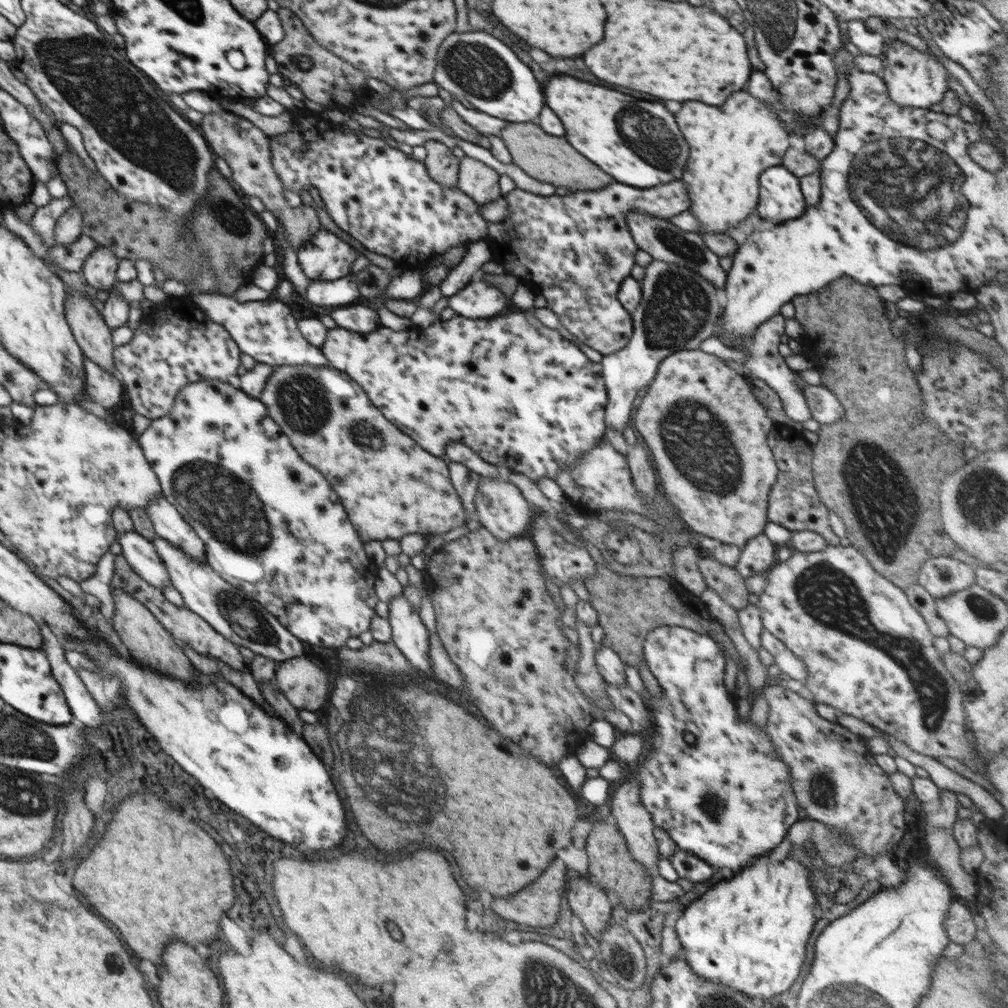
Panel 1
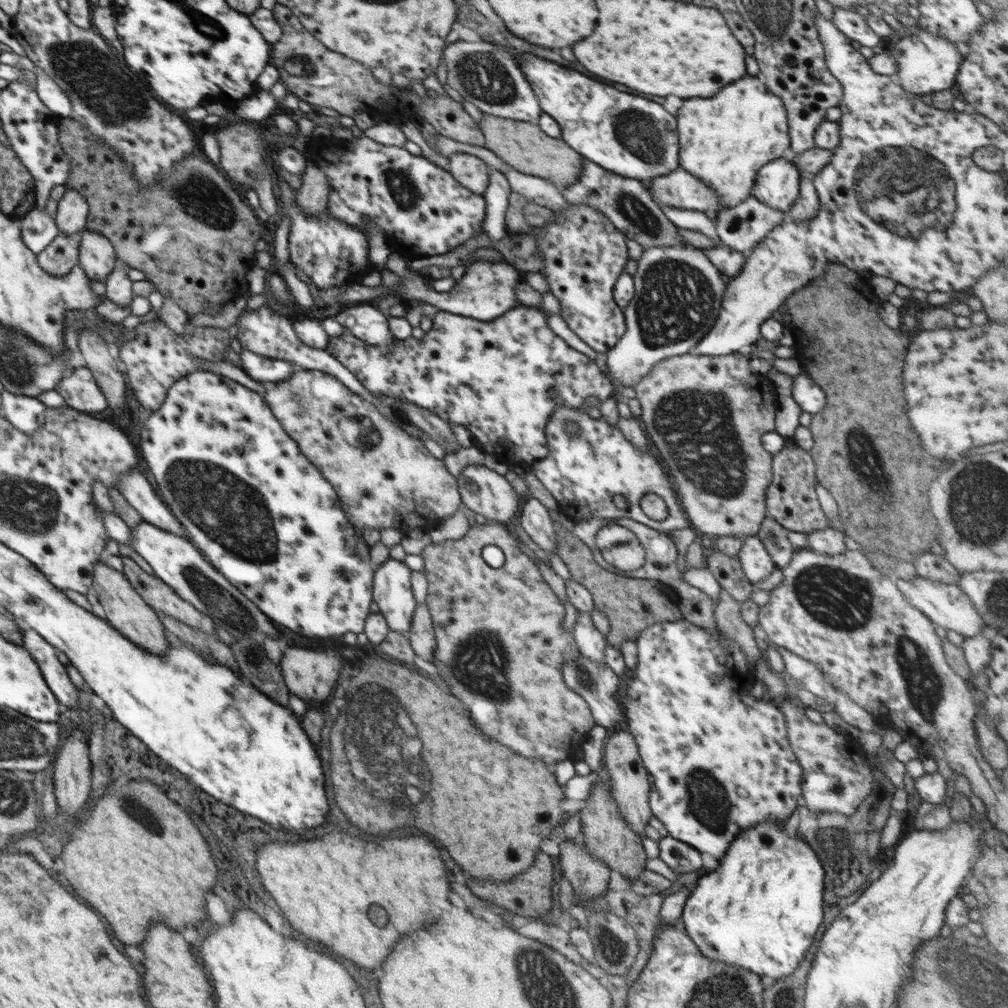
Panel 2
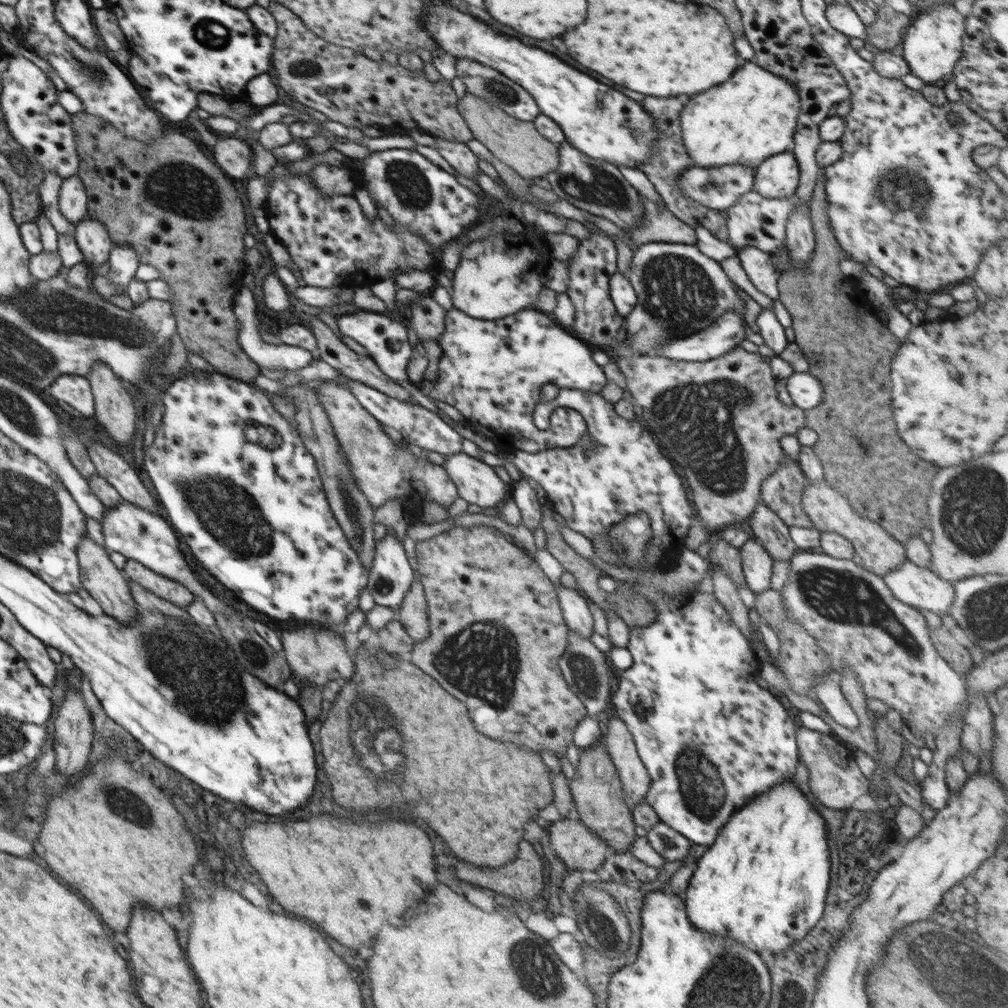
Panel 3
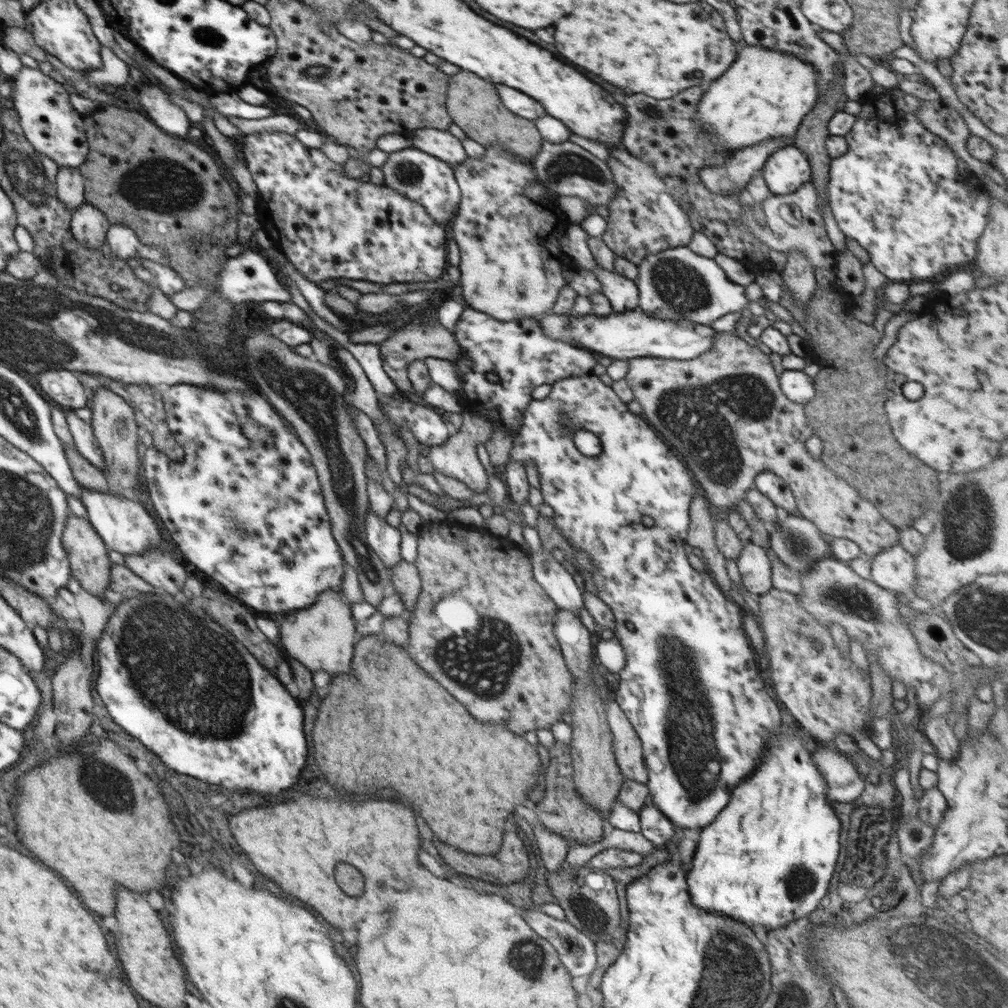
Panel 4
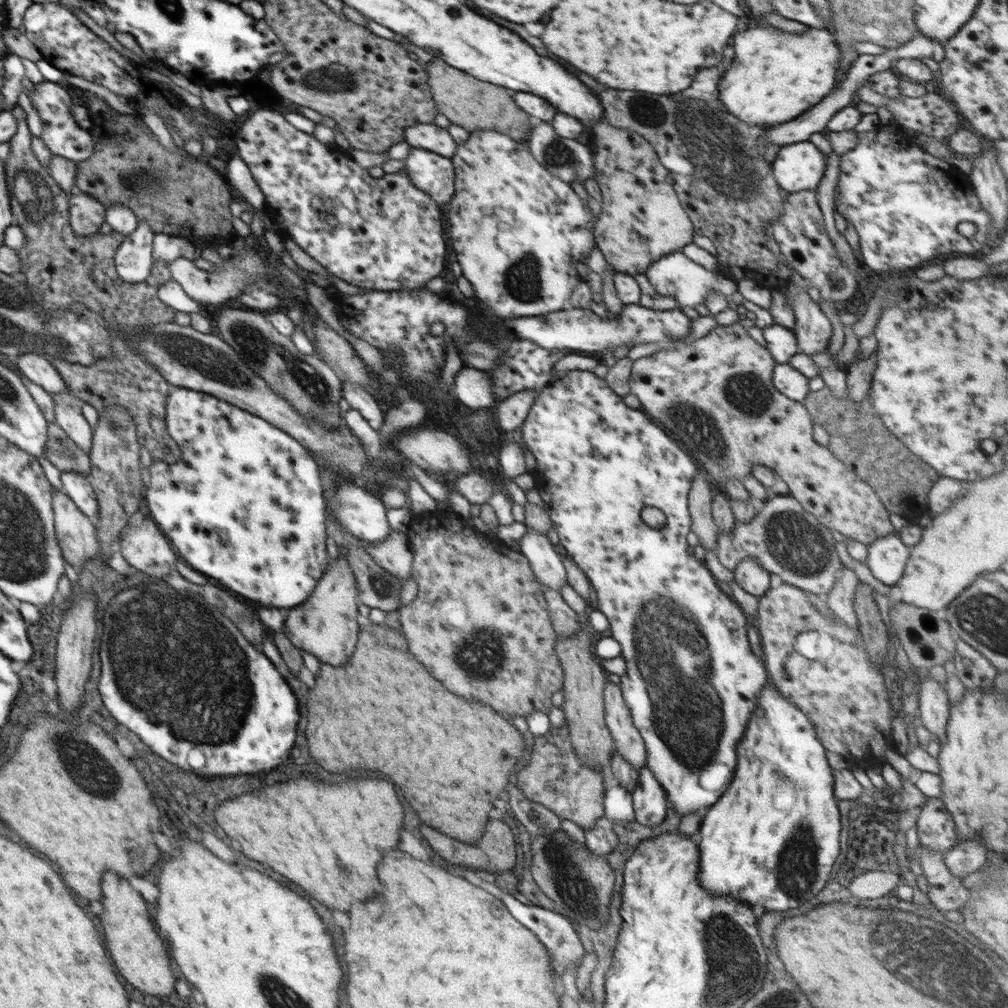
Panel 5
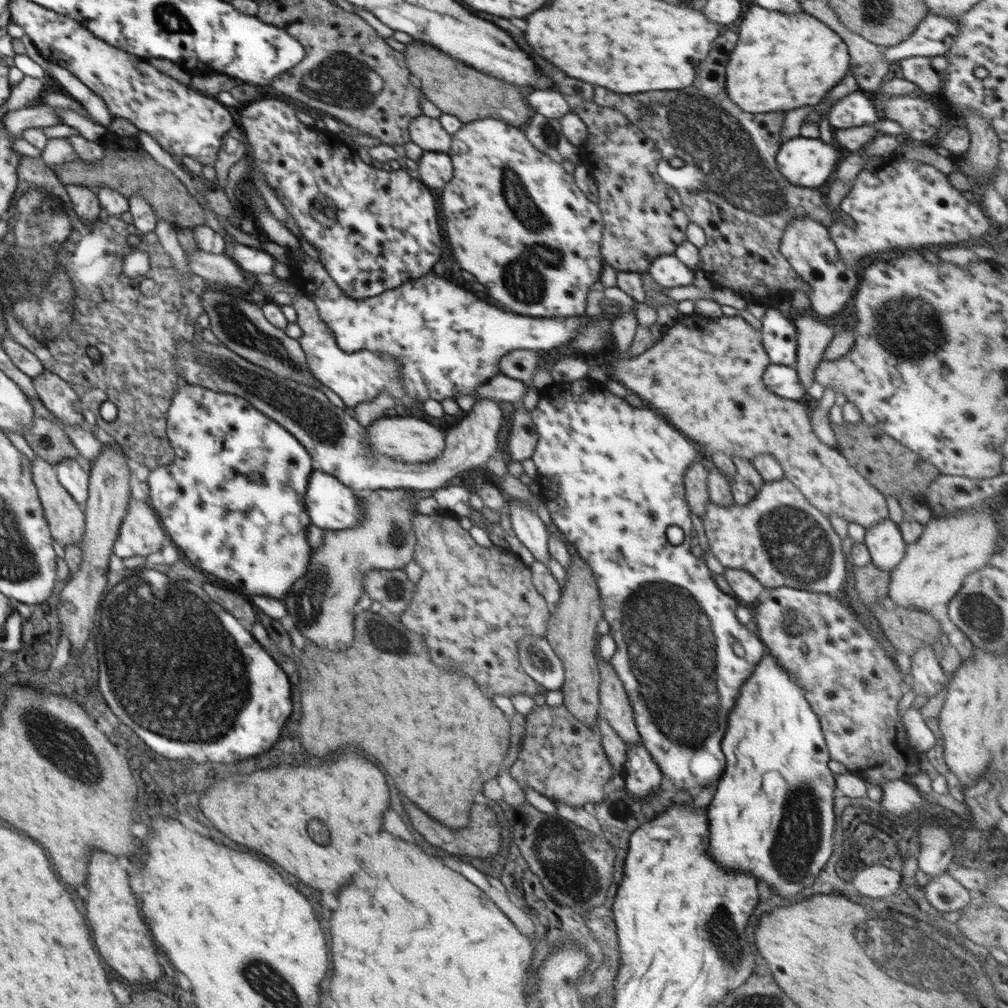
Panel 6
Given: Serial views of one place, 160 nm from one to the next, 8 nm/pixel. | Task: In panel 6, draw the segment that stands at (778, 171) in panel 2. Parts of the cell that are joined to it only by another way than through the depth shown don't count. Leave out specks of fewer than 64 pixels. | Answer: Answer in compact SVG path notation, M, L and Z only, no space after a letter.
M794 137L782 142L775 156L778 170L792 184L804 189L816 189L817 186L828 183L834 176L838 164L844 159L846 152L832 144L826 144L819 138Z

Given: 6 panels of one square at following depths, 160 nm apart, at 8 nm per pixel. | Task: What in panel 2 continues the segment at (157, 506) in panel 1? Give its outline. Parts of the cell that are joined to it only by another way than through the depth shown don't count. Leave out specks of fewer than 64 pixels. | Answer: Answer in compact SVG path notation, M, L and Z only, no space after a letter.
M129 470L119 476L118 490L140 513L143 520L176 536L186 538L186 530L170 507L158 496L150 482L138 470Z

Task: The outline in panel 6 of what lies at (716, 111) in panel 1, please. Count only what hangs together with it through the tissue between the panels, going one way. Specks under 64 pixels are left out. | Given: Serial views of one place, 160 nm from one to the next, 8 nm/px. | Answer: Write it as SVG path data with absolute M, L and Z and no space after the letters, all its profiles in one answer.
M754 5L743 17L738 42L725 70L728 98L747 113L788 112L805 105L817 105L845 76L851 63L848 46L827 24L806 11L786 14Z

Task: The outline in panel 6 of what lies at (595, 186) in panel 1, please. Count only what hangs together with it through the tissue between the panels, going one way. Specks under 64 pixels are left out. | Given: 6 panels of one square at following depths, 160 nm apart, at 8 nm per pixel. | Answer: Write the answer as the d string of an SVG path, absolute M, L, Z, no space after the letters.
M413 40L405 45L404 52L407 67L413 78L421 83L421 90L430 102L442 113L457 116L463 124L474 122L483 117L494 117L506 123L523 128L536 113L535 110L518 94L518 90L502 80L486 76L482 72L452 59L435 47Z

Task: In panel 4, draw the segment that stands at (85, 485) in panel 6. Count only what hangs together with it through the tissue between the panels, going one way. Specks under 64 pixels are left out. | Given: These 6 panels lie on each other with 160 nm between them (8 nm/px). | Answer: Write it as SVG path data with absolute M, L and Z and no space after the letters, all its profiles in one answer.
M83 488L80 500L83 502L90 525L110 550L120 554L145 554L147 550L161 546L162 534L150 512L138 497L118 496Z

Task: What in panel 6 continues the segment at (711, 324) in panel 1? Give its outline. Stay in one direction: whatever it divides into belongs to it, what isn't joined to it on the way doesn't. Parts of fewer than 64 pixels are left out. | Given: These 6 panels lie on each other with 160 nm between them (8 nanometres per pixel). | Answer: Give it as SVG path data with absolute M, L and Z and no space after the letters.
M674 253L655 258L647 272L668 291L679 286L690 286L694 282L695 270L686 266Z

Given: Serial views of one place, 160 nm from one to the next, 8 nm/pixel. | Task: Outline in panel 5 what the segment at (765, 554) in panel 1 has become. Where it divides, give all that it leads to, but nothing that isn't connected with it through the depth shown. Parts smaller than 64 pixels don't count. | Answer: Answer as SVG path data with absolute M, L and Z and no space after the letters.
M742 559L733 571L735 582L746 592L761 597L770 589L771 574L756 559Z

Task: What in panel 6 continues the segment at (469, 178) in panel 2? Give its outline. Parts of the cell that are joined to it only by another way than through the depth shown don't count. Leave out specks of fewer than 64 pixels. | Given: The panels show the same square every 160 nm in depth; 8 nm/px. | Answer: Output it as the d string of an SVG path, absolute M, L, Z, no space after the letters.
M416 116L409 124L409 135L414 144L430 152L447 153L451 147L452 135L448 134L441 122L429 116Z

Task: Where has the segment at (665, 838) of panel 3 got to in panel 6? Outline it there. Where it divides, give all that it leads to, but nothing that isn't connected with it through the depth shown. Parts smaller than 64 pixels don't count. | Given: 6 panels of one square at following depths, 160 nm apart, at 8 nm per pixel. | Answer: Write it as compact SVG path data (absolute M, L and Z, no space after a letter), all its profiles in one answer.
M640 742L628 746L624 770L625 788L632 796L657 796L662 772Z

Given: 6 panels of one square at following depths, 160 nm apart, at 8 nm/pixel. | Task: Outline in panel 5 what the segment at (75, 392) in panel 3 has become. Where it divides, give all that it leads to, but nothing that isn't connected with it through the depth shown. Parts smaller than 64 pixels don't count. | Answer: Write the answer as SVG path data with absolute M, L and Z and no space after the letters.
M23 354L22 356L18 356L14 362L16 362L21 374L43 390L46 390L46 392L50 394L68 392L67 382L59 375L57 368L46 357L36 354Z

